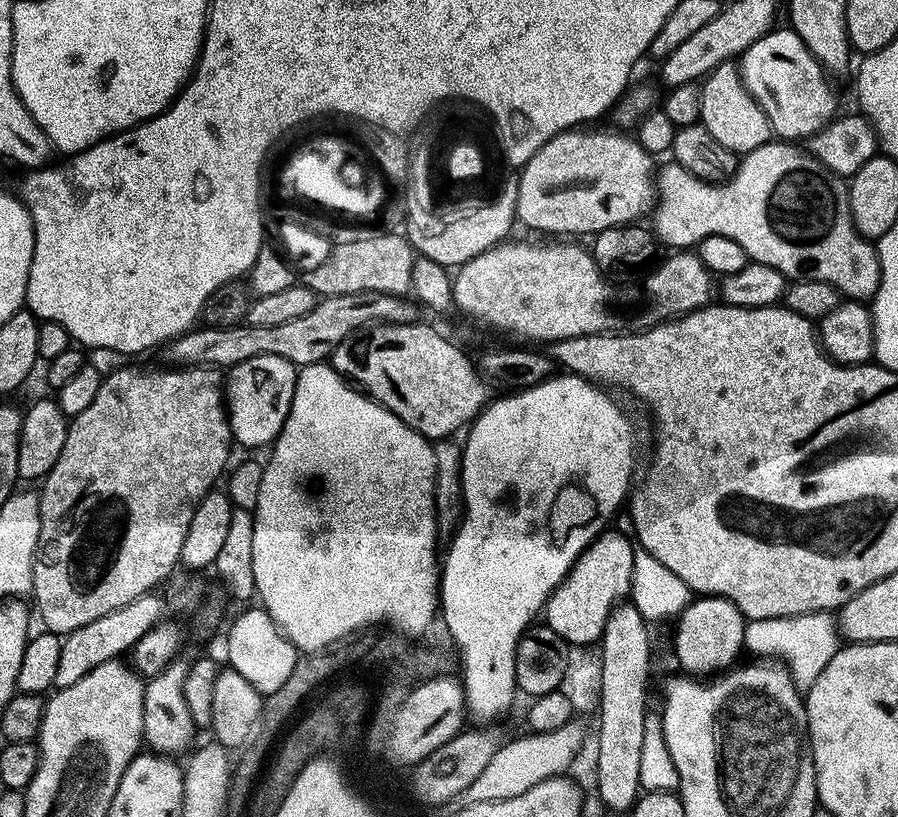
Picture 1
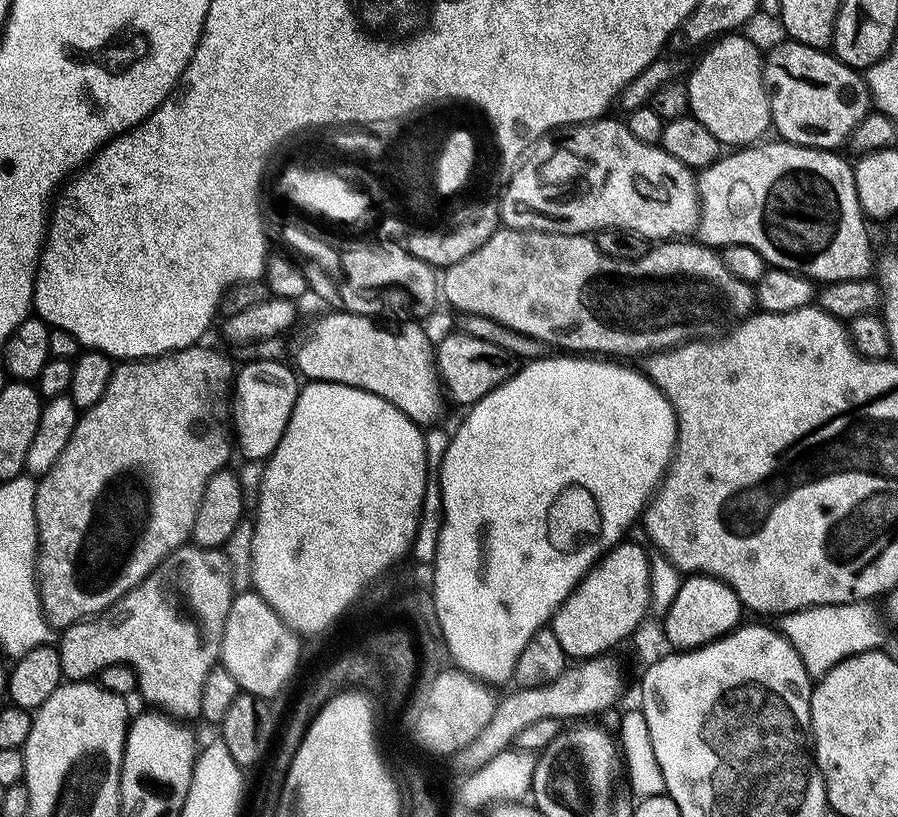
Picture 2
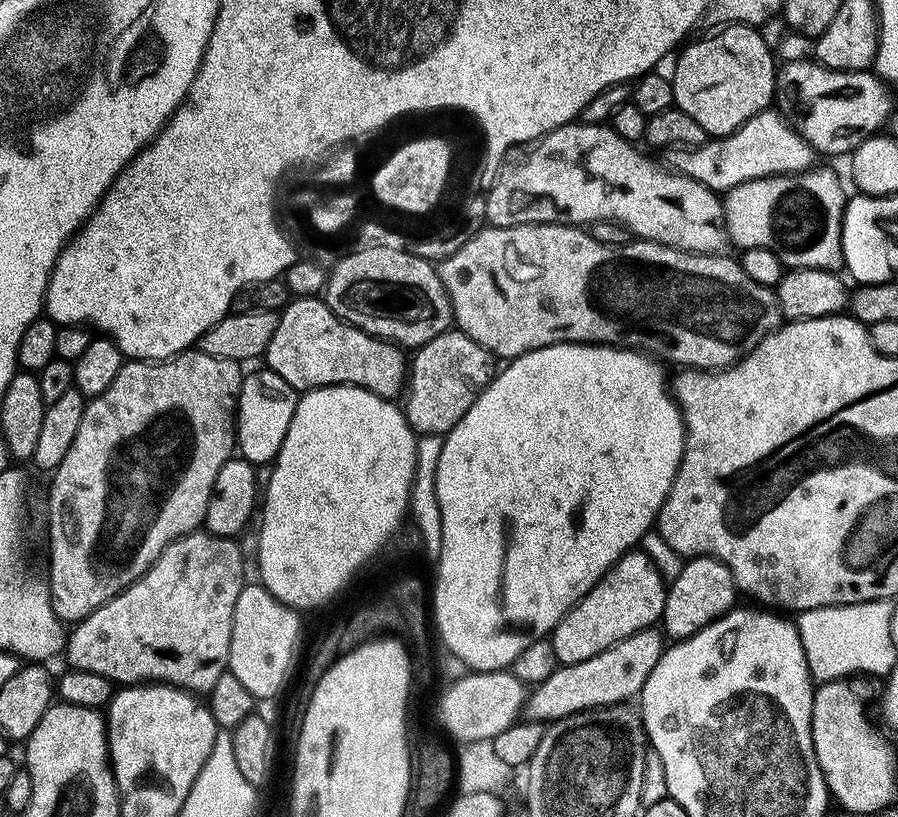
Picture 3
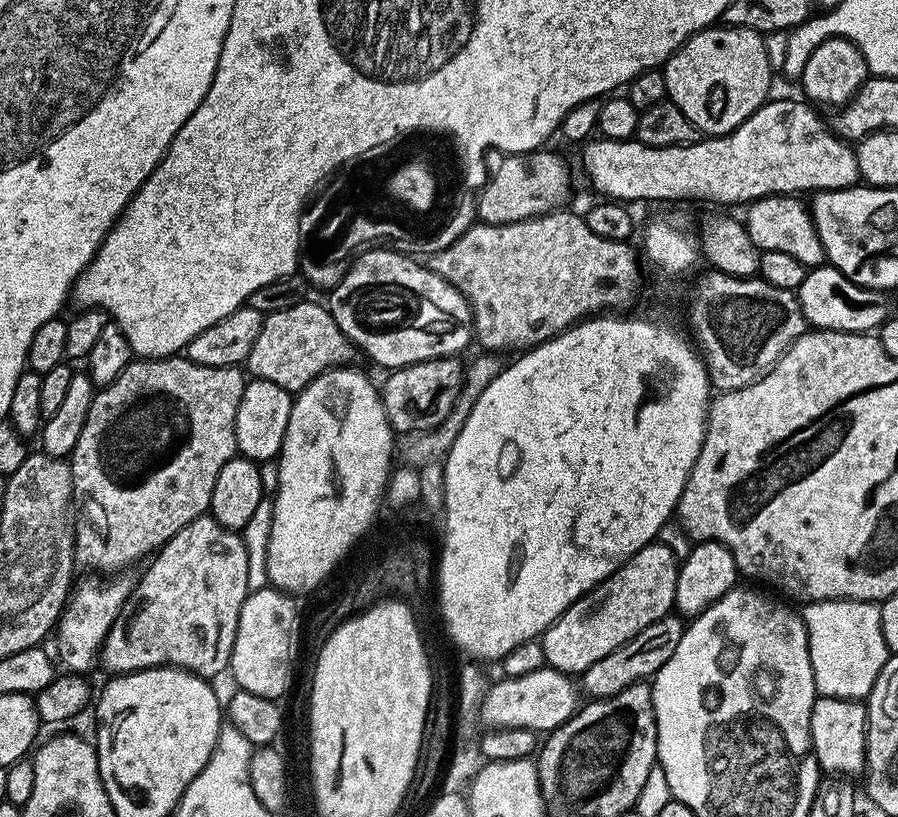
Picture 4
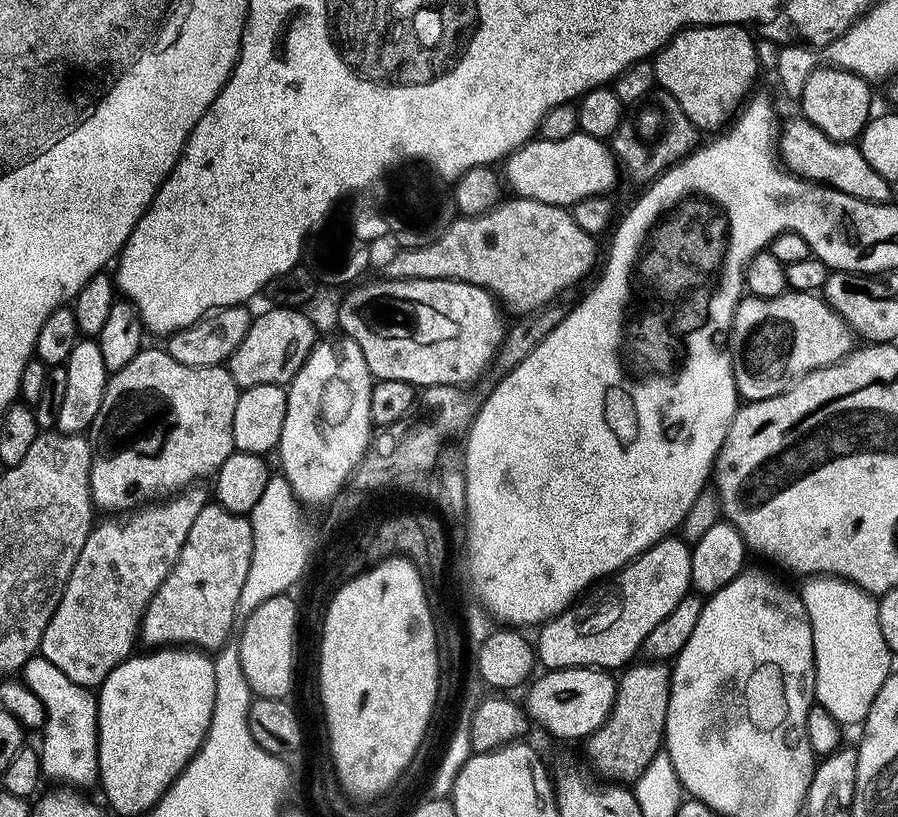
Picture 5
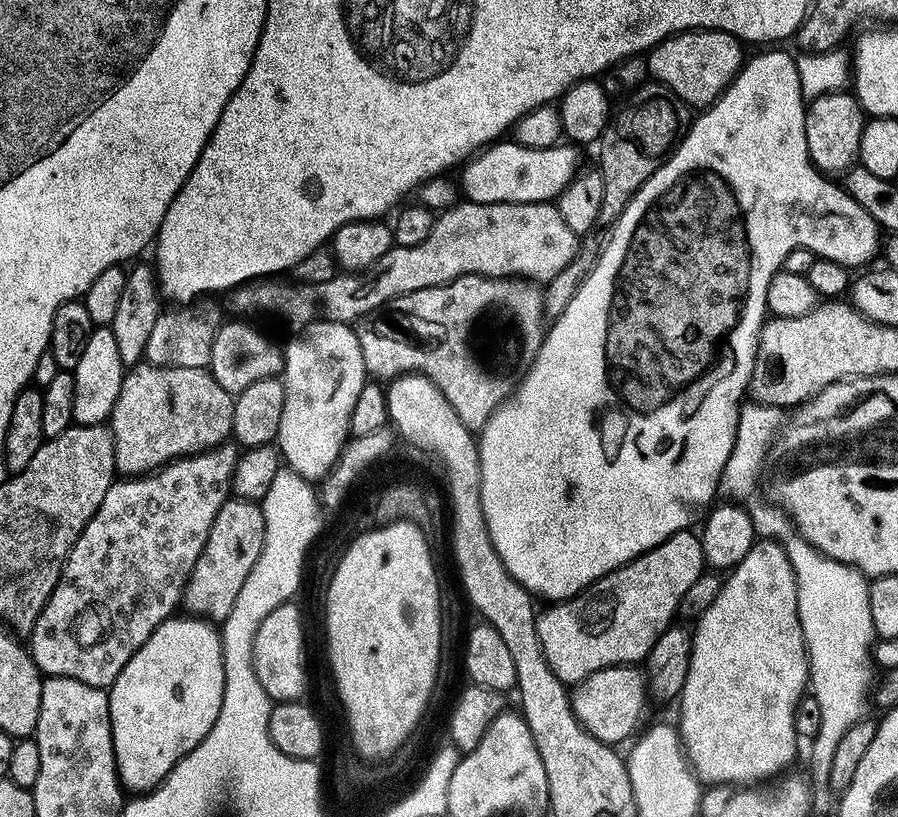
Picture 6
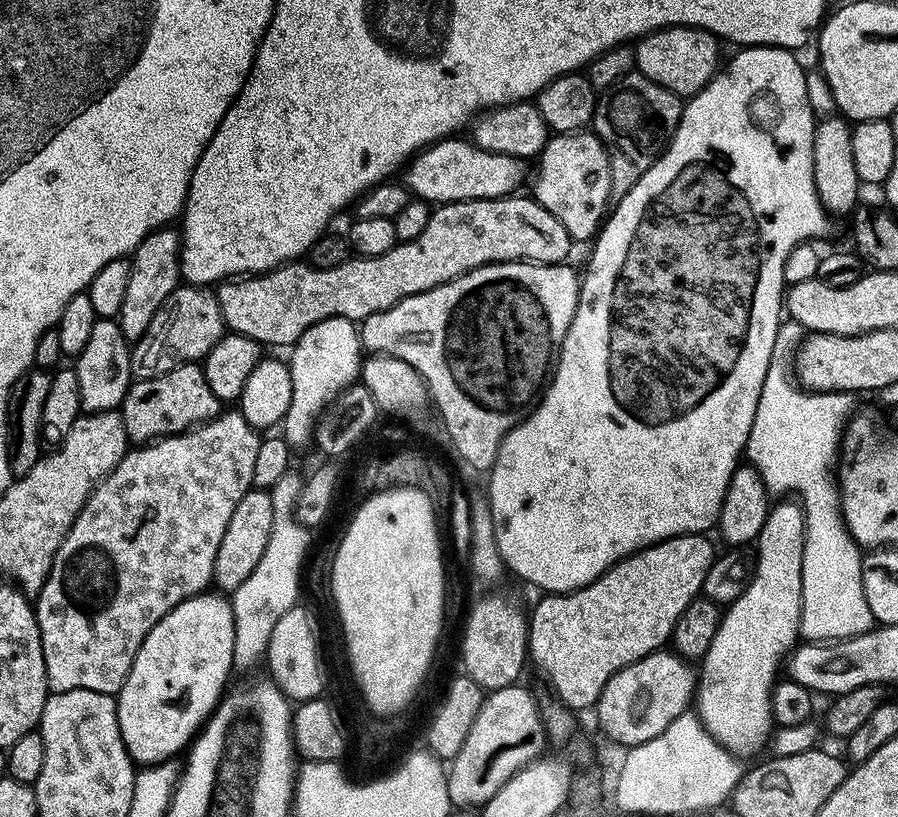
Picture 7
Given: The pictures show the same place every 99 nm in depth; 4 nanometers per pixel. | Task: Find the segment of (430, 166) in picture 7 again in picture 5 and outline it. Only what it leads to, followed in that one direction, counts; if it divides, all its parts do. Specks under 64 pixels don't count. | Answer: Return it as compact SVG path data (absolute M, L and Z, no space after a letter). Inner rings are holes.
M577 130L570 138L562 138L562 142L533 138L515 152L508 153L502 167L503 183L507 187L509 184L517 197L571 206L591 196L611 193L616 184L618 161L605 141Z

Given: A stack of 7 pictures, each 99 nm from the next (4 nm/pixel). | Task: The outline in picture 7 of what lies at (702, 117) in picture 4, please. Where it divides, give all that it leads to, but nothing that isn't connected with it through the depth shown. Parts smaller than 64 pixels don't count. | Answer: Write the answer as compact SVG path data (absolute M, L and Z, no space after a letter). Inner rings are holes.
M661 28L635 41L635 71L650 78L650 82L658 82L658 86L666 86L675 96L691 98L706 87L721 67L720 47L721 41L701 28Z

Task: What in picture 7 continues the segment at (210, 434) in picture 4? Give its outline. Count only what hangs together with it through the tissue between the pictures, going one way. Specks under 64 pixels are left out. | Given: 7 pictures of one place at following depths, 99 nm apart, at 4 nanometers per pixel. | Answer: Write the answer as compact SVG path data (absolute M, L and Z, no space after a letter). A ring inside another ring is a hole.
M199 363L183 364L170 370L170 374L136 380L128 387L124 403L118 411L124 420L129 441L133 445L143 446L159 440L161 436L174 436L177 432L186 432L197 424L213 420L220 415L222 402L214 390L210 390L210 382L206 382Z

